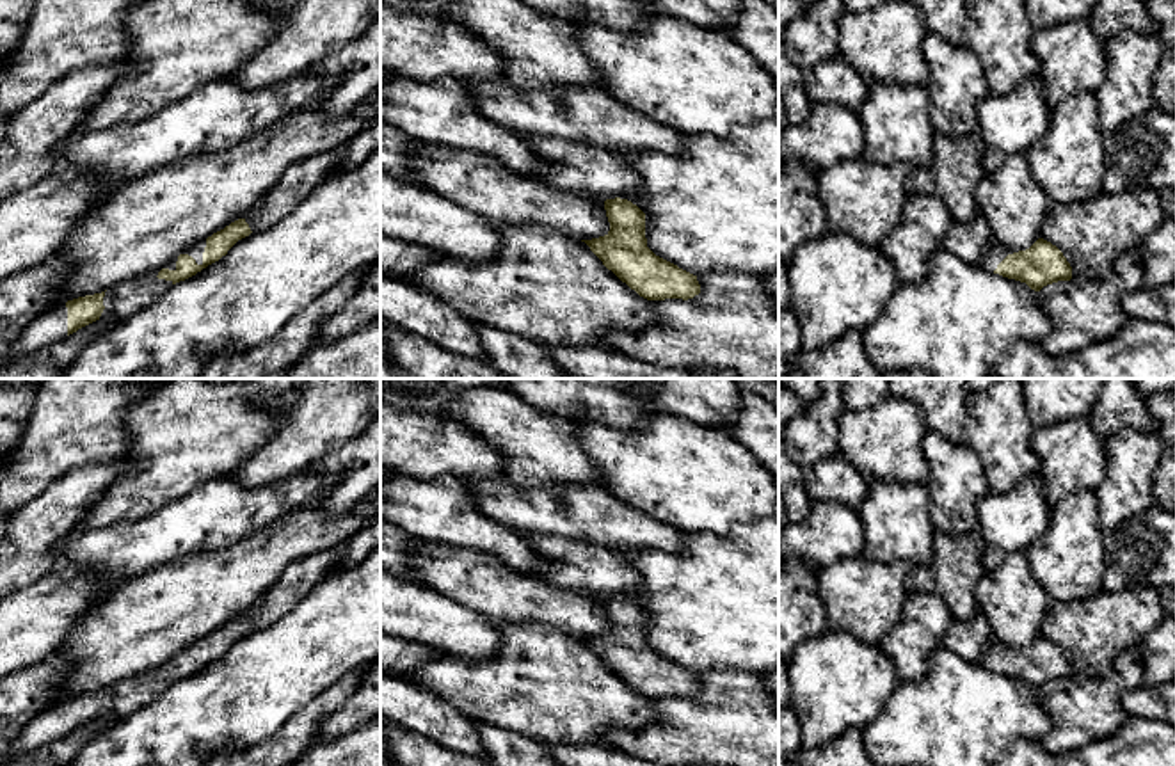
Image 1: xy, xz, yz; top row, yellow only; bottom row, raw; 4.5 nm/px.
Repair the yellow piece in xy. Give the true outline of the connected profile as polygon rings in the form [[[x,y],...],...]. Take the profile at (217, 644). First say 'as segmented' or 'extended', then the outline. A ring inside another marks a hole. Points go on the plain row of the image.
extended | [[[238,617],[206,638],[190,643],[158,668],[48,707],[23,727],[11,745],[11,757],[50,745],[96,718],[117,722],[130,716],[160,697],[172,682],[219,659],[238,638],[251,631],[245,617]]]

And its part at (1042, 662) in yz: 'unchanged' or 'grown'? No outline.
grown

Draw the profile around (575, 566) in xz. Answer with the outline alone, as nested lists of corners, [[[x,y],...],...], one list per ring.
[[[519,533],[530,547],[546,562],[524,572],[544,581],[594,597],[638,599],[642,578],[619,553],[588,546],[580,540],[565,540],[540,533]]]

